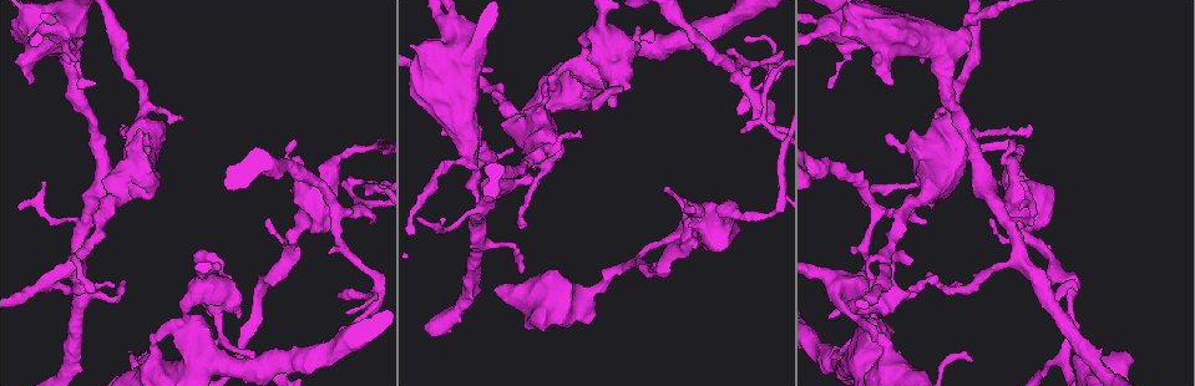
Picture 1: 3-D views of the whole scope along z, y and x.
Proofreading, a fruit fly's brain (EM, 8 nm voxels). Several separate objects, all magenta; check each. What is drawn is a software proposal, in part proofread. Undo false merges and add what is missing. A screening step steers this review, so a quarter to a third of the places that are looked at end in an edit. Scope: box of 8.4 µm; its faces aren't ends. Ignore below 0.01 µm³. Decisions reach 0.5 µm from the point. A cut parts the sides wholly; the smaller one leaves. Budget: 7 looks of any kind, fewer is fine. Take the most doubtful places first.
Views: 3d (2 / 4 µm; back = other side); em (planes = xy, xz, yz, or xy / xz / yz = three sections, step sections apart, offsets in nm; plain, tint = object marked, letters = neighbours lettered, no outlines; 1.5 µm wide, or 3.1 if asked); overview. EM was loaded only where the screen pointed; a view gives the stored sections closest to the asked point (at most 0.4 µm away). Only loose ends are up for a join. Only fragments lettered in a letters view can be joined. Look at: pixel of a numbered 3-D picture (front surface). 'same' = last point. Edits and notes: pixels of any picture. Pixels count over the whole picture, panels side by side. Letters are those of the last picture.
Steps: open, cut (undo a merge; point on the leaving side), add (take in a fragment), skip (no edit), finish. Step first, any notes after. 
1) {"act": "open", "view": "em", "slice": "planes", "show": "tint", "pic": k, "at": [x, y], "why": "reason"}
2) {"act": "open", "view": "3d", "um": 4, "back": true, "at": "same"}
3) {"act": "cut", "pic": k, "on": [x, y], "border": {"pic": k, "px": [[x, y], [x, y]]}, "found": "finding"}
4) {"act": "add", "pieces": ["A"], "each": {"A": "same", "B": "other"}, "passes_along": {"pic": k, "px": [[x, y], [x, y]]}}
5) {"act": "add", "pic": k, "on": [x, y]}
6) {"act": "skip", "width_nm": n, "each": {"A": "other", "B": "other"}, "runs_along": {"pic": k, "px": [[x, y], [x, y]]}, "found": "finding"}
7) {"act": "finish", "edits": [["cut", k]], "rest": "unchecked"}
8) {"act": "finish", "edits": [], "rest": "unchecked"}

{"act": "open", "view": "em", "slice": "planes", "show": "letters", "pic": 1, "at": [762, 122], "why": "a fork"}

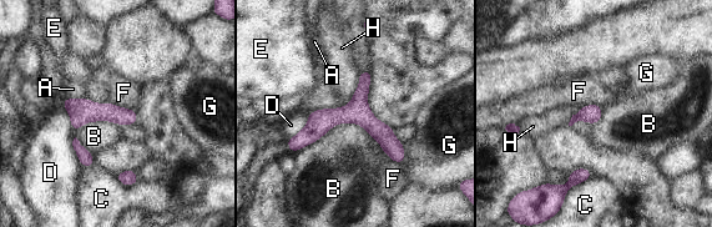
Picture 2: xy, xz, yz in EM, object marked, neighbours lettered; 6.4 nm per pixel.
{"act": "skip", "width_nm": 120, "each": {"A": "other", "B": "other", "C": "other", "D": "other", "E": "other", "F": "other", "G": "other", "H": "other"}, "border": {"pic": 2, "px": [[373, 139], [336, 124], [292, 154]]}, "found": "one cell here"}

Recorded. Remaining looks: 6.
{"act": "open", "view": "3d", "um": 4, "pic": 1, "at": [1075, 292], "why": "branch stops here"}

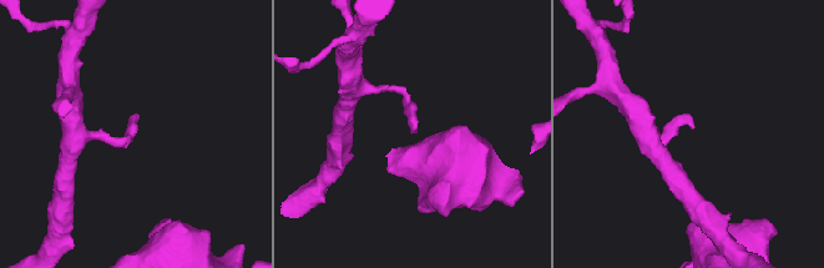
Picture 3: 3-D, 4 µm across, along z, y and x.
{"act": "open", "view": "em", "slice": "planes", "show": "letters", "pic": 3, "at": [410, 131], "why": "need the tissue"}

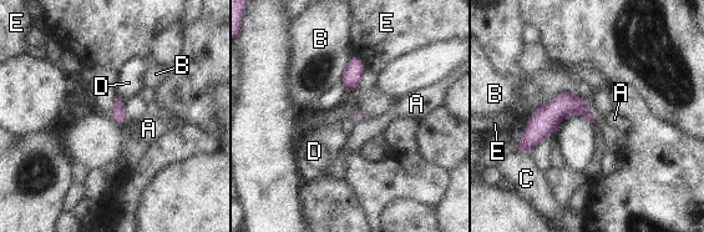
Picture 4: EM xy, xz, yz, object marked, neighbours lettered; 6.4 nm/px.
{"act": "skip", "each": {"A": "other", "B": "other", "C": "other", "D": "other", "E": "other"}, "border": {"pic": 4, "px": [[364, 119], [354, 125]]}, "found": "none of them fits"}

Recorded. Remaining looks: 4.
{"act": "open", "view": "em", "slice": "planes", "show": "letters", "pic": 1, "at": [547, 83], "why": "free end"}

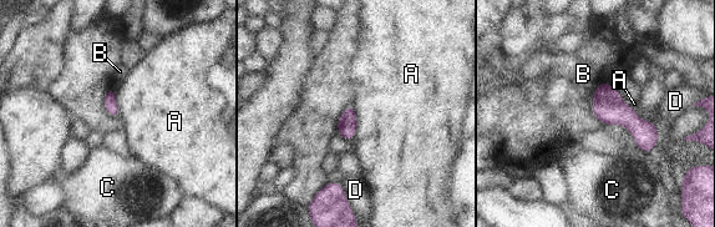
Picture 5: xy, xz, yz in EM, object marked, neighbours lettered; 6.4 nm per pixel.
{"act": "skip", "each": {"A": "other", "B": "other", "C": "other", "D": "other"}, "found": "none of them fits"}

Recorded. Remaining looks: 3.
{"act": "finish", "edits": [], "rest": "unchecked"}

